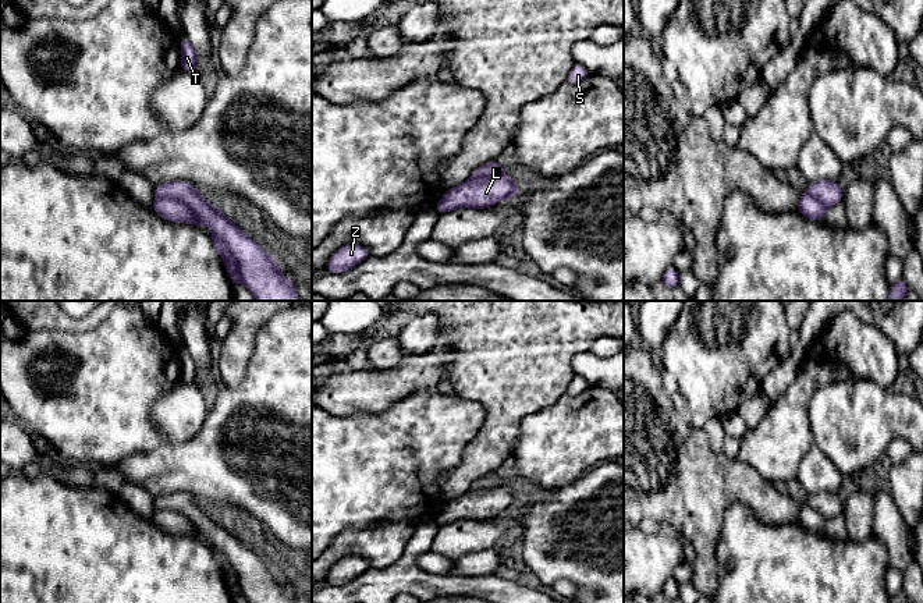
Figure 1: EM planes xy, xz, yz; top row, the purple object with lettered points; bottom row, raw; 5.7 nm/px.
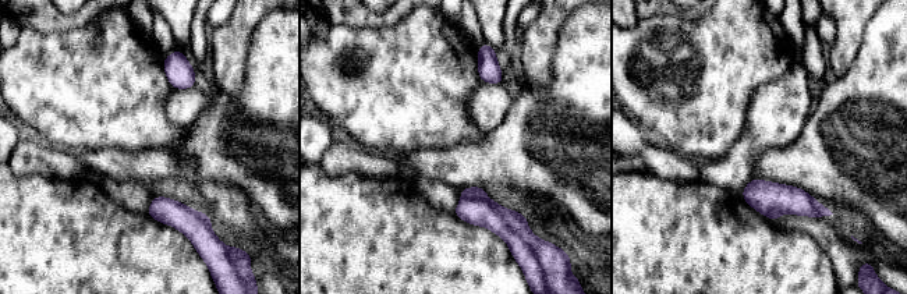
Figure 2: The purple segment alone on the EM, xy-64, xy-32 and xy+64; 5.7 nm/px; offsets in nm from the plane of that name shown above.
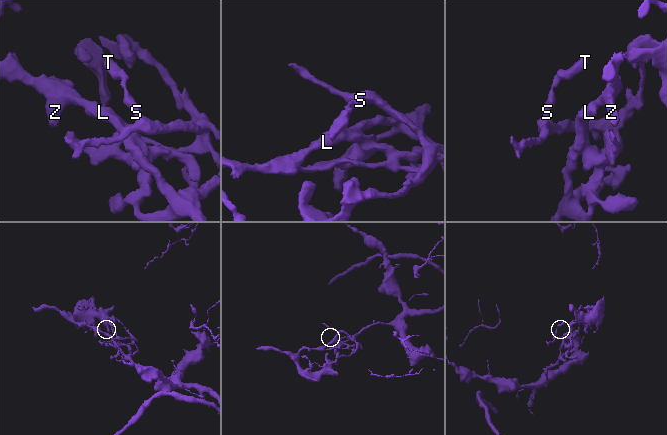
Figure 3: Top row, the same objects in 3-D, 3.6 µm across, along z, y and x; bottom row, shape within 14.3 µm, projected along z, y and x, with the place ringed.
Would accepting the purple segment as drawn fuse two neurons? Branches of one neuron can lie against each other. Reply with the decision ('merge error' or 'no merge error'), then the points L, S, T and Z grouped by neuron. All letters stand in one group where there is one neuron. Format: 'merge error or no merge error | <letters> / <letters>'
merge error | L Z / S T

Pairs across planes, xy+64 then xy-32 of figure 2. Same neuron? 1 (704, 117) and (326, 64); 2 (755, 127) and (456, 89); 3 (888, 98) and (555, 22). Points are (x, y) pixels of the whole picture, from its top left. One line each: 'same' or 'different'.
1: same
2: different
3: different

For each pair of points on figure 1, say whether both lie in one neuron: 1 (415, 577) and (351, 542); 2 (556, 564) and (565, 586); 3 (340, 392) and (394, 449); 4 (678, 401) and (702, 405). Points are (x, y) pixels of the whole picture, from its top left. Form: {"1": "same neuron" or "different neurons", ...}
{"1": "different neurons", "2": "different neurons", "3": "different neurons", "4": "different neurons"}

